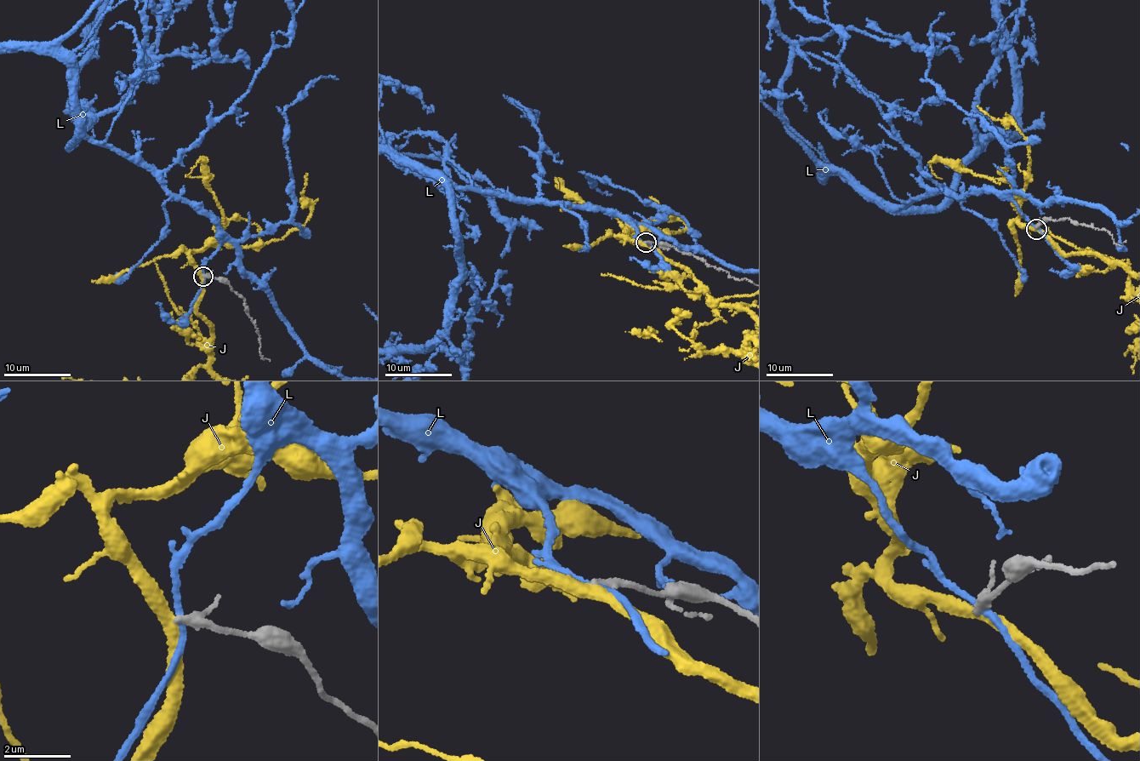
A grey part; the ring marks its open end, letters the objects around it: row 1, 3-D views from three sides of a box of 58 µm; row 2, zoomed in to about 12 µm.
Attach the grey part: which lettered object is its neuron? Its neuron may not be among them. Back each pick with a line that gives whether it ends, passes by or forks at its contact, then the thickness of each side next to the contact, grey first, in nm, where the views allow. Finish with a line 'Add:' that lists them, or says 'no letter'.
Add: no letter

